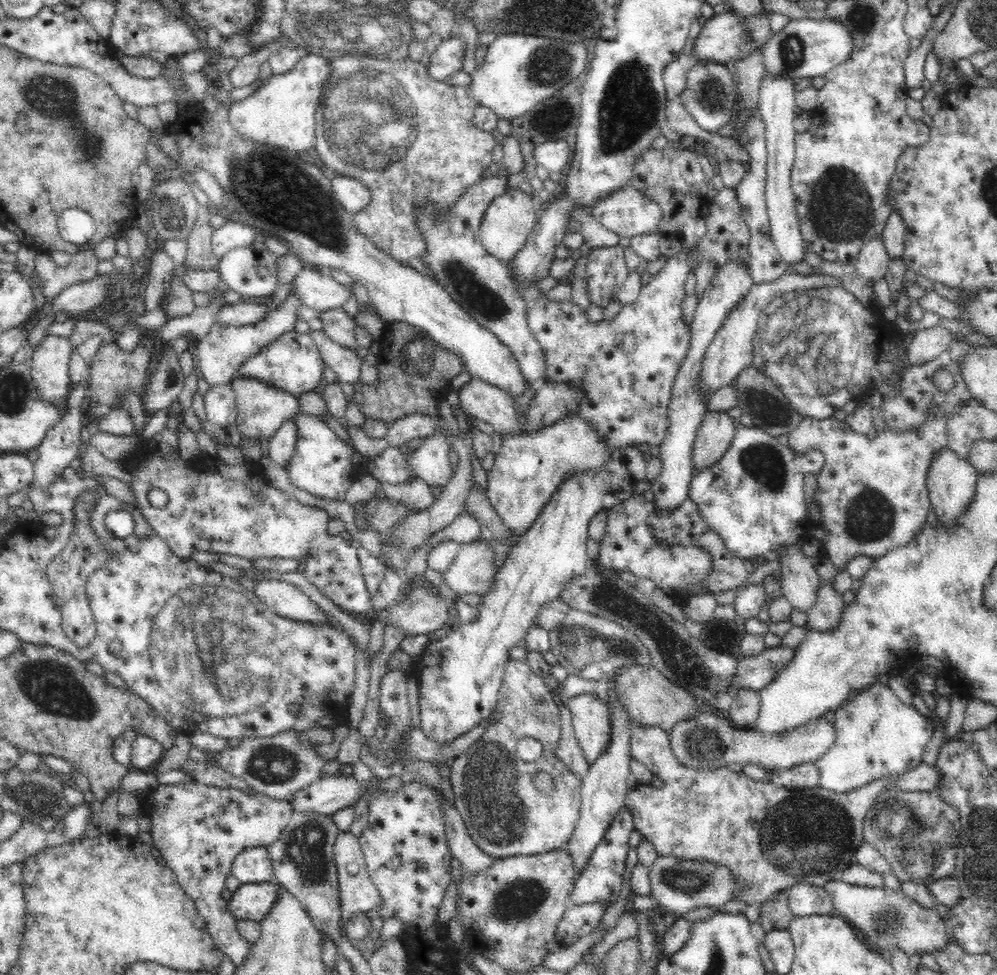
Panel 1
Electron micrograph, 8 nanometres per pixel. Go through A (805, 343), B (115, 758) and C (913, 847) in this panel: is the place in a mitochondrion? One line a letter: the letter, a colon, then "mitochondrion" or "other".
A: mitochondrion
B: other
C: mitochondrion

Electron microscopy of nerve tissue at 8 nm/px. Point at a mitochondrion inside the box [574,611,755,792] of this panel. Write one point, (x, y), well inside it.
(703, 744)

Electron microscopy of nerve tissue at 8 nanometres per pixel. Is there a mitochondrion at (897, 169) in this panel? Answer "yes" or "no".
no

